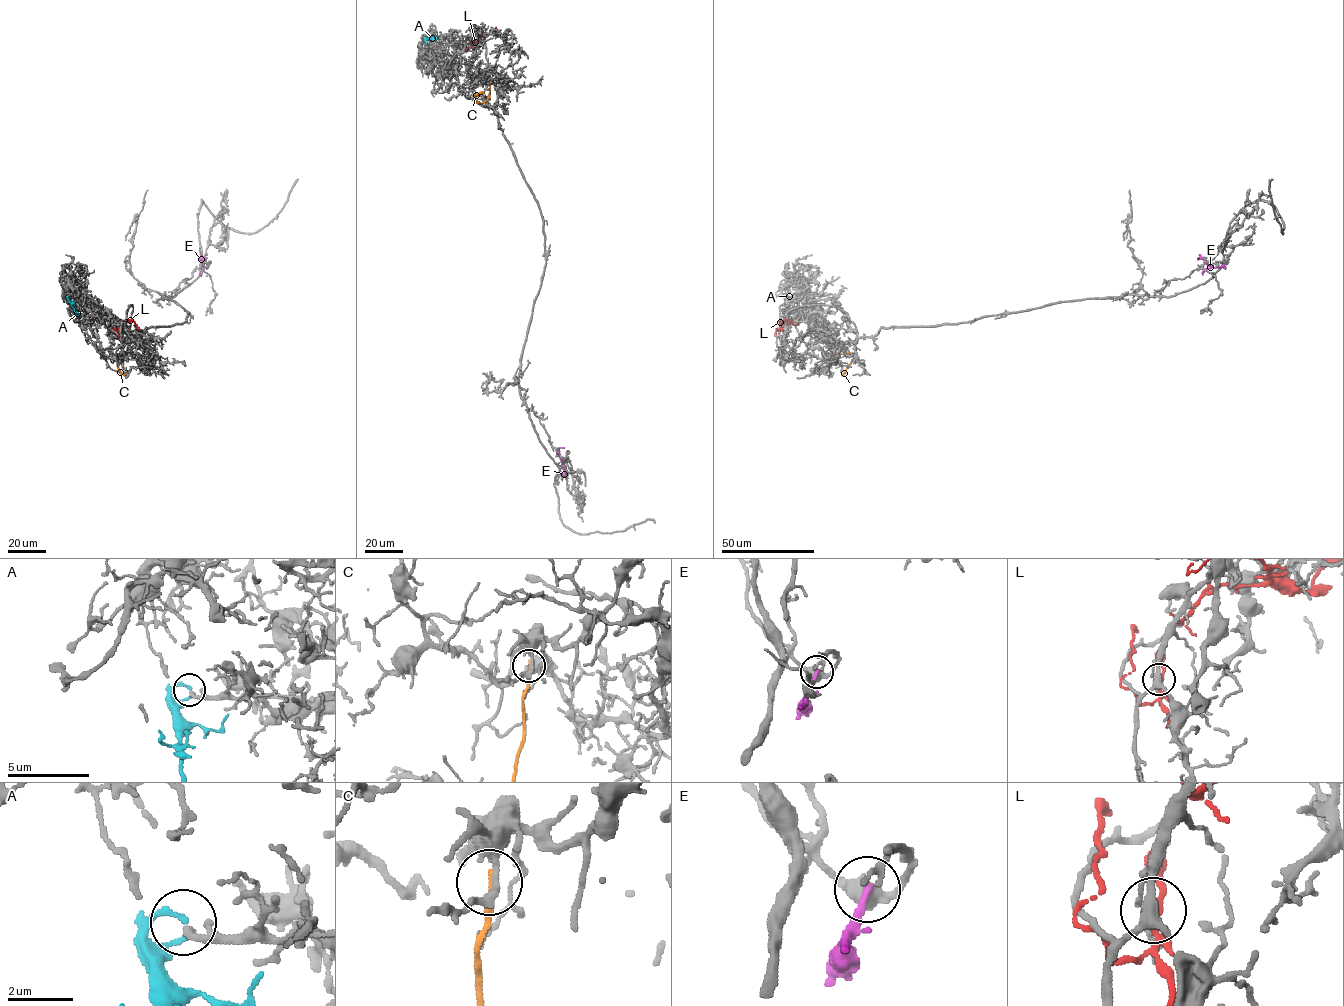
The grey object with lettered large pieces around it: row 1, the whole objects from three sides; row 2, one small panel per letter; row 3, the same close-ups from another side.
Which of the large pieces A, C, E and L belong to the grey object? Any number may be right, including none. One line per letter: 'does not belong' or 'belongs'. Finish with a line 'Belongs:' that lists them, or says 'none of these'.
A: belongs
C: does not belong
E: does not belong
L: does not belong
Belongs: A

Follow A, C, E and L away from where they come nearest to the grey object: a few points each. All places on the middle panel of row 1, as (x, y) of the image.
A: (424, 40), (436, 39), (435, 35)
C: (490, 82), (488, 99), (482, 103), (475, 100), (474, 97), (483, 93)
E: (565, 475), (557, 453), (560, 447), (564, 448)
L: (473, 29), (471, 30), (477, 32), (477, 42), (491, 29), (497, 32)

